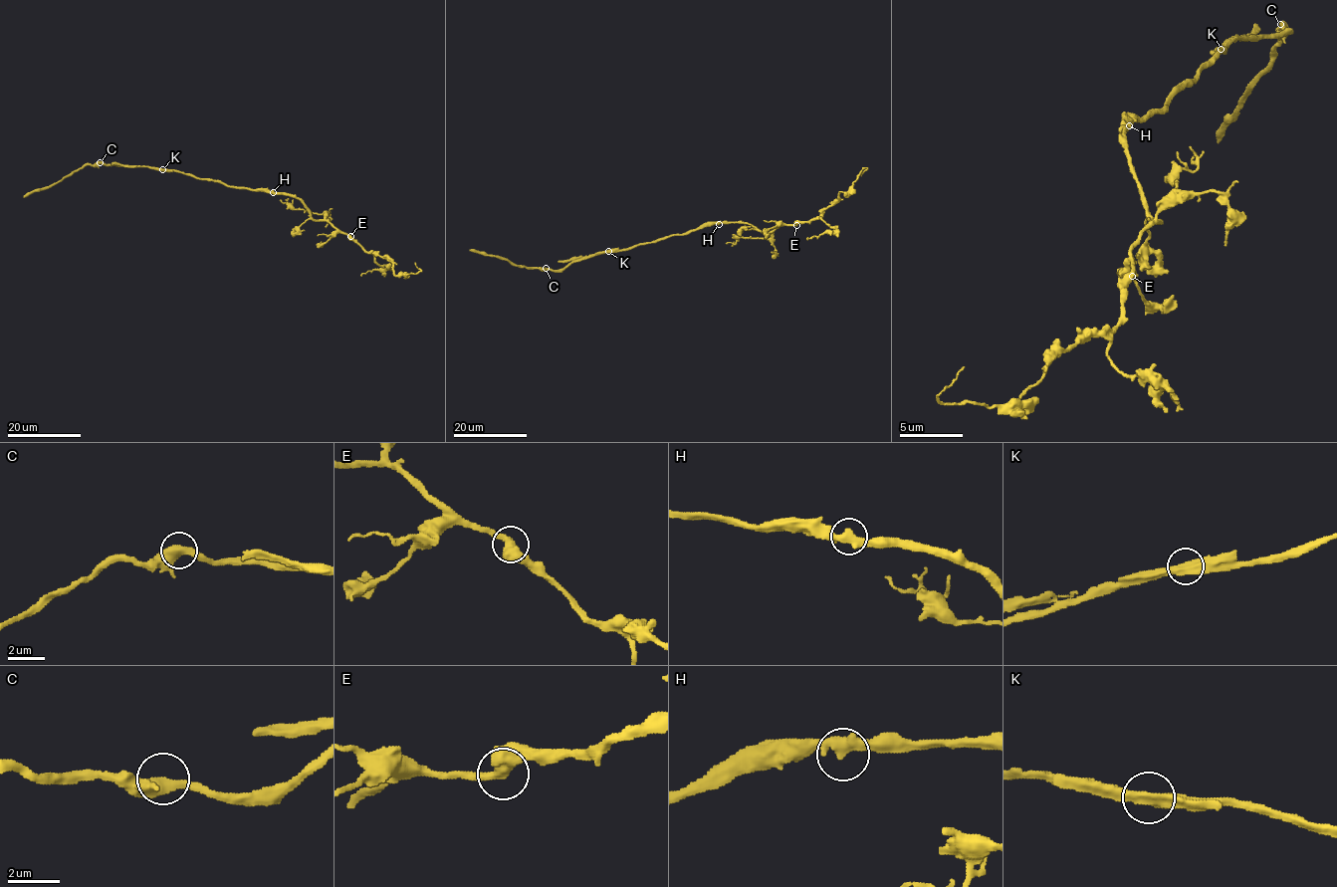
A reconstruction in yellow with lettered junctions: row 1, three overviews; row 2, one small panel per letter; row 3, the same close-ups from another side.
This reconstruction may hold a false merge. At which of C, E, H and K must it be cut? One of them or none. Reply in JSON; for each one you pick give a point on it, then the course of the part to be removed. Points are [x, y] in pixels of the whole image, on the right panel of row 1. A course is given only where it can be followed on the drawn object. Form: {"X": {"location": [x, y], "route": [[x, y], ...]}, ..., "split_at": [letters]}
{"K": {"location": [1221, 49], "route": [[1220, 50], [1257, 24]]}, "split_at": ["K"]}

